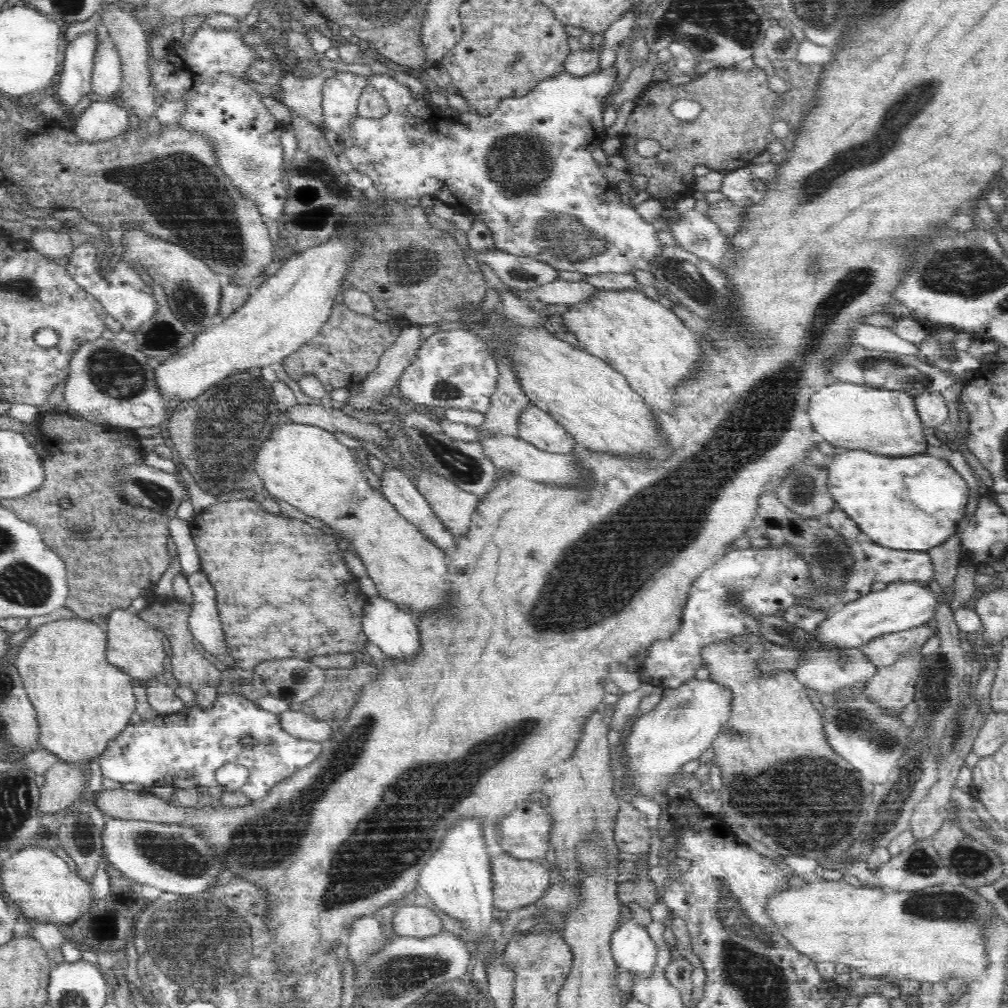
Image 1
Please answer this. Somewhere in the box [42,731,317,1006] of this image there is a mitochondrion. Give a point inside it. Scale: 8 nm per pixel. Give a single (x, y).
(199, 948)

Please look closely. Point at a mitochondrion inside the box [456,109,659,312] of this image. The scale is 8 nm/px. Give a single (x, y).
(518, 163)

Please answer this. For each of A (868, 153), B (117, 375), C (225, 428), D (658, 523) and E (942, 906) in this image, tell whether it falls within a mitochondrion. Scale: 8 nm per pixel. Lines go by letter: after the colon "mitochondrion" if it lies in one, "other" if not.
A: mitochondrion
B: mitochondrion
C: mitochondrion
D: mitochondrion
E: mitochondrion

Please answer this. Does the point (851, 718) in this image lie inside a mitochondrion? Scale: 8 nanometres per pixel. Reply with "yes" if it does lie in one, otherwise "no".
yes

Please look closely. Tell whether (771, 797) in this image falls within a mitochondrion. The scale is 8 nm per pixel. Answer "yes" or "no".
yes

